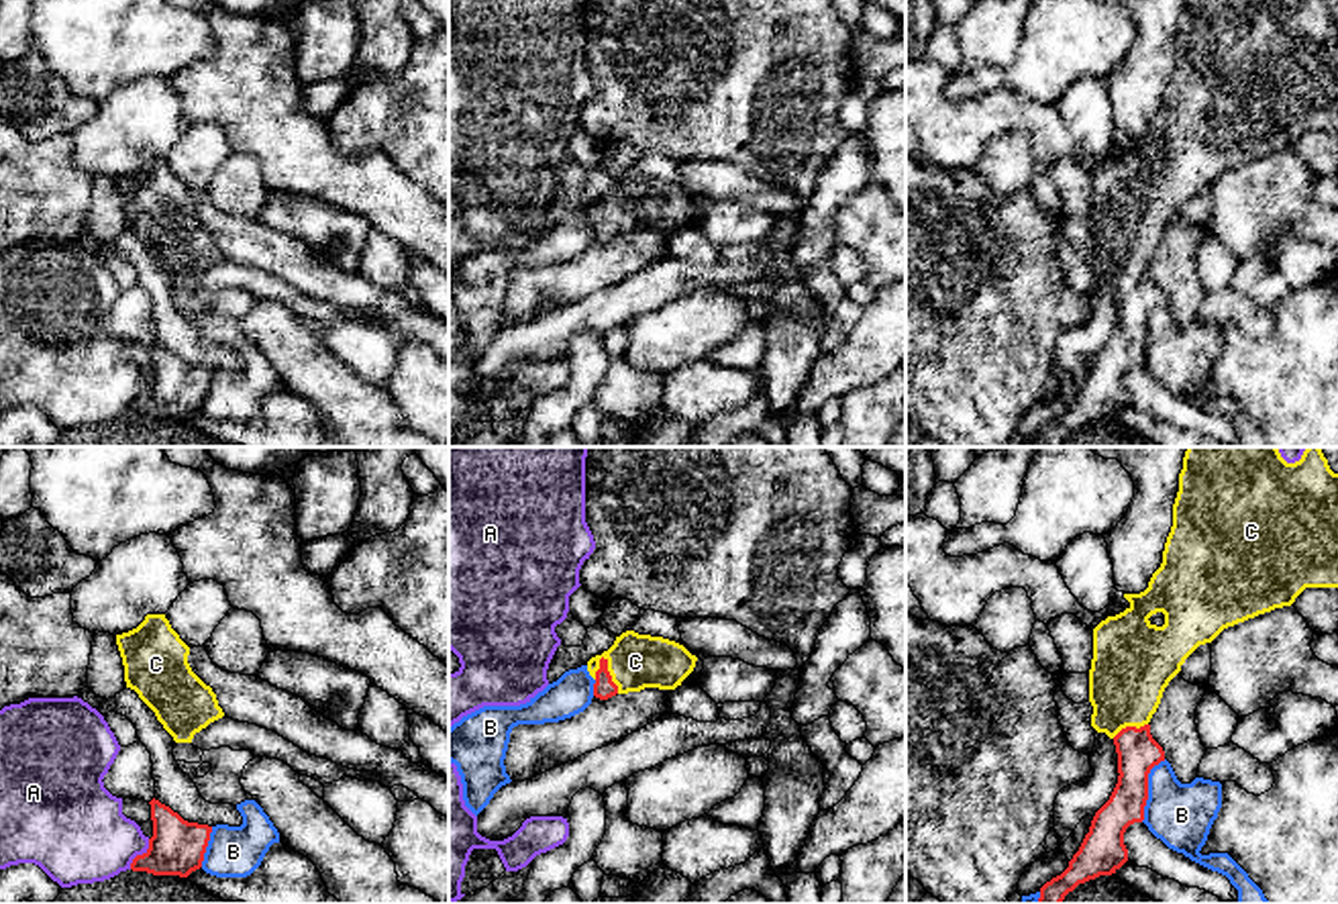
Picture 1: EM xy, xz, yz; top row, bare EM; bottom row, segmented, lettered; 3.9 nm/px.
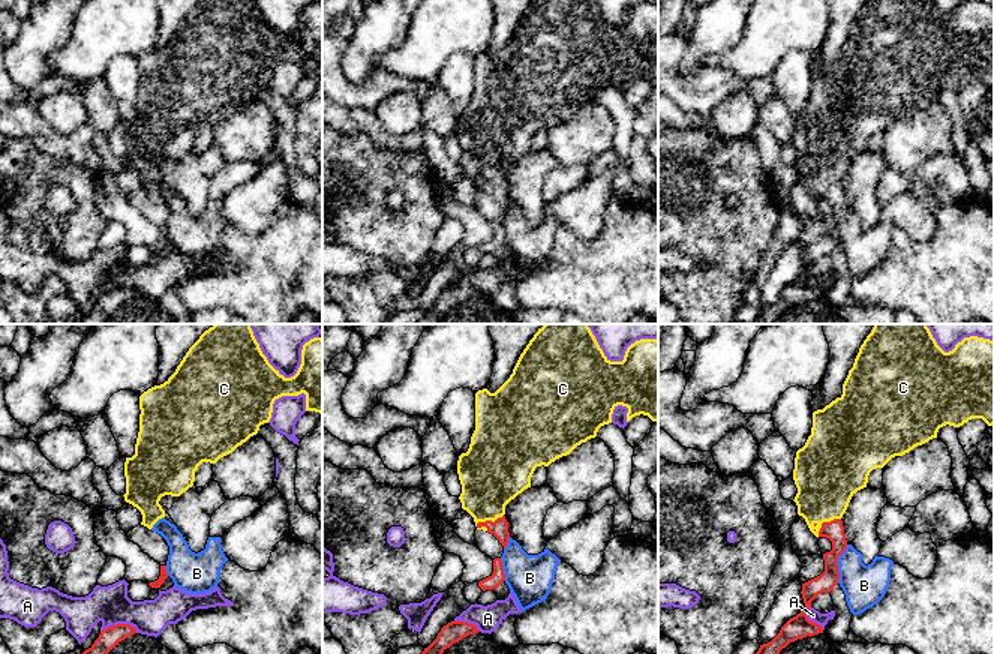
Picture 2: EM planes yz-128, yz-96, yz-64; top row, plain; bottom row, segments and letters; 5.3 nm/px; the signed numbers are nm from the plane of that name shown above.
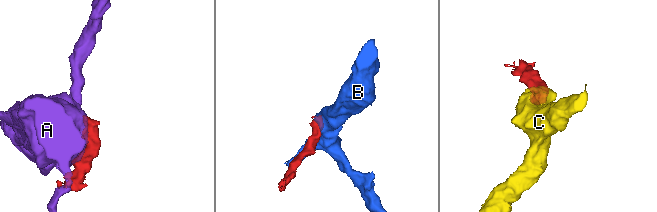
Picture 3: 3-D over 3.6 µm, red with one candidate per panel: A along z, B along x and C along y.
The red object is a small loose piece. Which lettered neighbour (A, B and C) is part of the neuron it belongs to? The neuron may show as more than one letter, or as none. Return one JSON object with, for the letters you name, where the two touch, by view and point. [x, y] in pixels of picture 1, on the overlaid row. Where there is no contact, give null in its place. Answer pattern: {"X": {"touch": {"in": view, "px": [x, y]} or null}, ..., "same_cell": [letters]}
{"C": {"touch": {"in": "xz", "px": [608, 674]}}, "same_cell": ["C"]}

